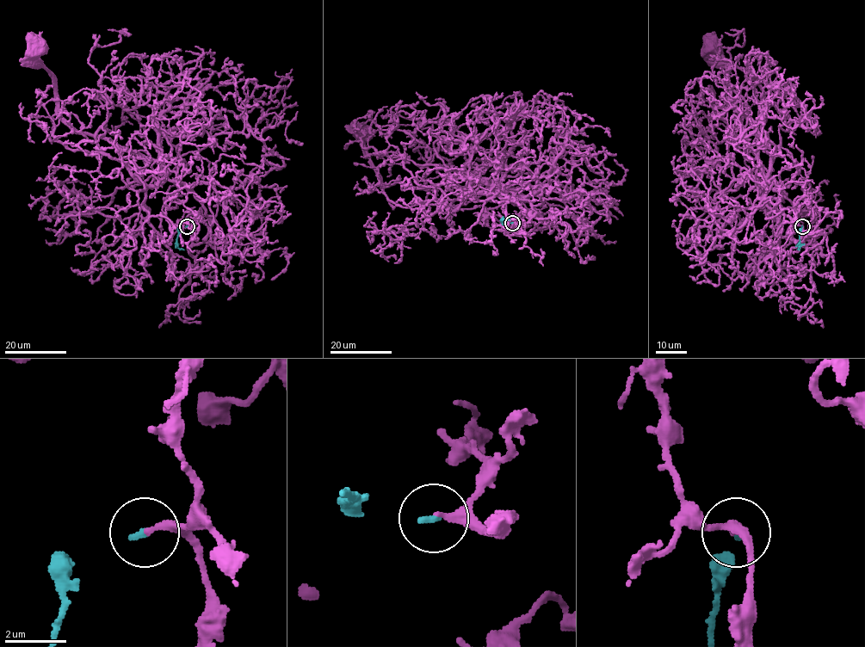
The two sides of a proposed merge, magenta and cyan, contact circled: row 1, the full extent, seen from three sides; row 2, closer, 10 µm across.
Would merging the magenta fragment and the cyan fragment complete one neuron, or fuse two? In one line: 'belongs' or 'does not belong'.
belongs

